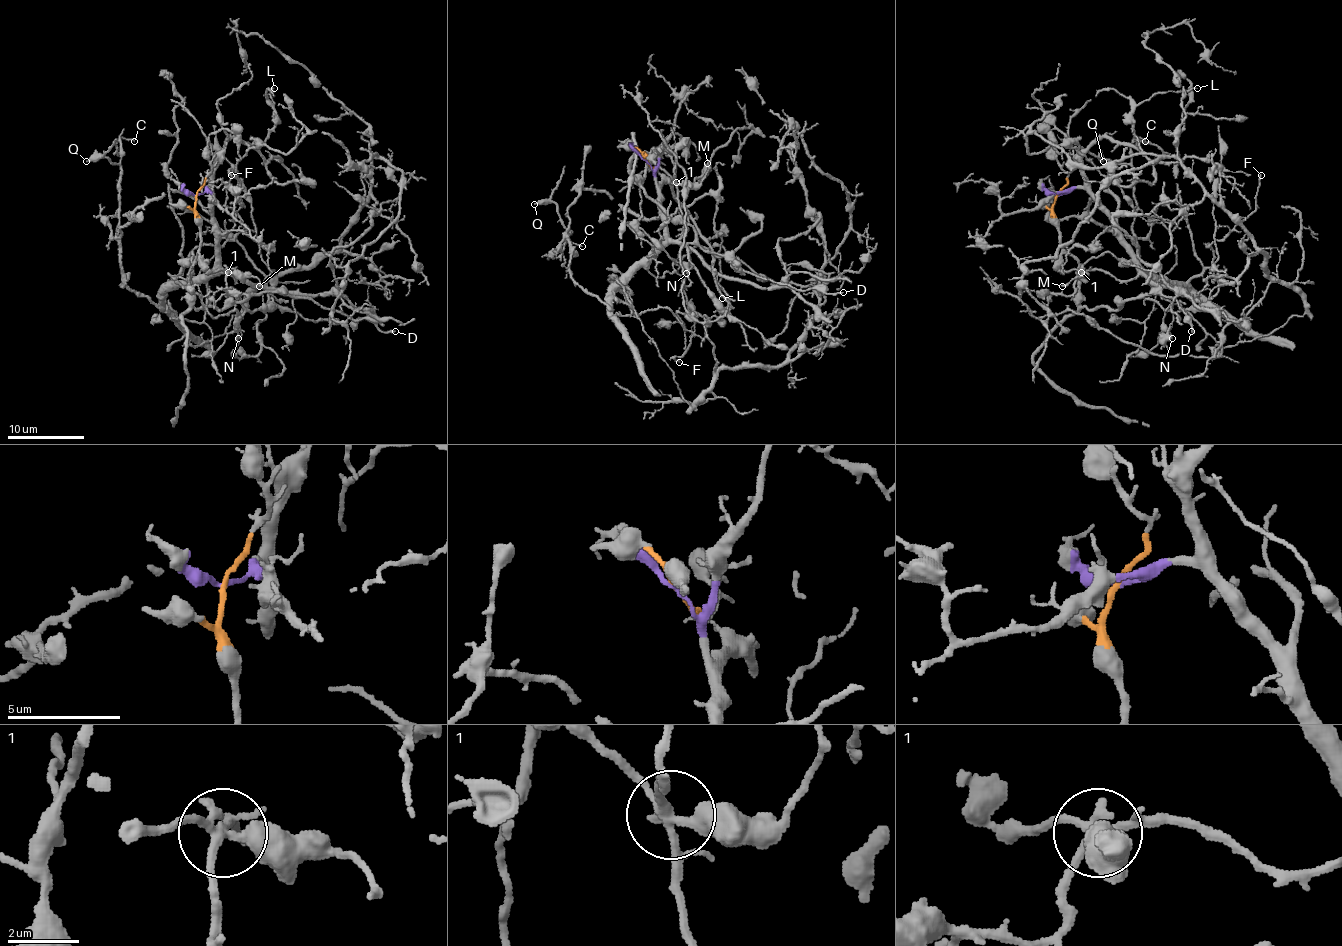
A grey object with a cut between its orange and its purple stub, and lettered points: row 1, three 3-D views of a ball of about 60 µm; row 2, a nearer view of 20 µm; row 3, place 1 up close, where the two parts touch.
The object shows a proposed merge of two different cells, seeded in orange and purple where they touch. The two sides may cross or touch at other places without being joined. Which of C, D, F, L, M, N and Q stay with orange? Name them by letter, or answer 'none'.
D, M, N

